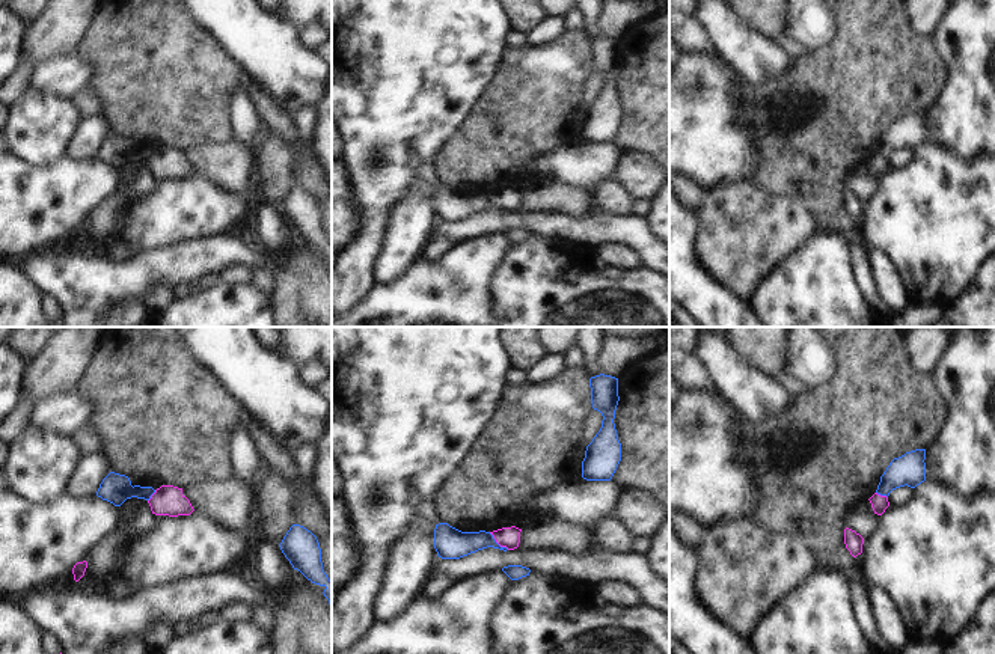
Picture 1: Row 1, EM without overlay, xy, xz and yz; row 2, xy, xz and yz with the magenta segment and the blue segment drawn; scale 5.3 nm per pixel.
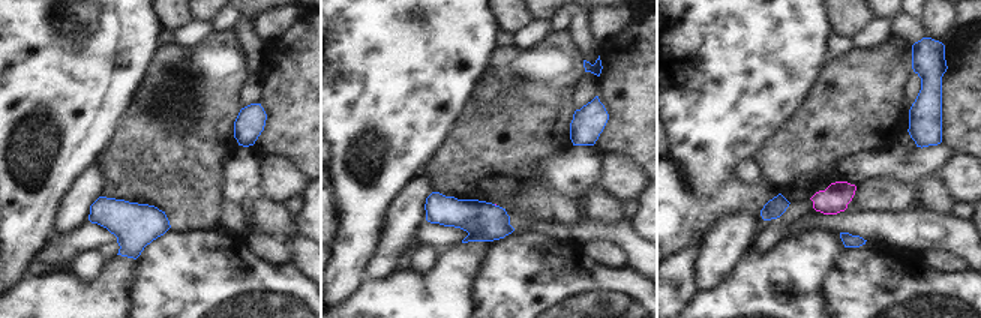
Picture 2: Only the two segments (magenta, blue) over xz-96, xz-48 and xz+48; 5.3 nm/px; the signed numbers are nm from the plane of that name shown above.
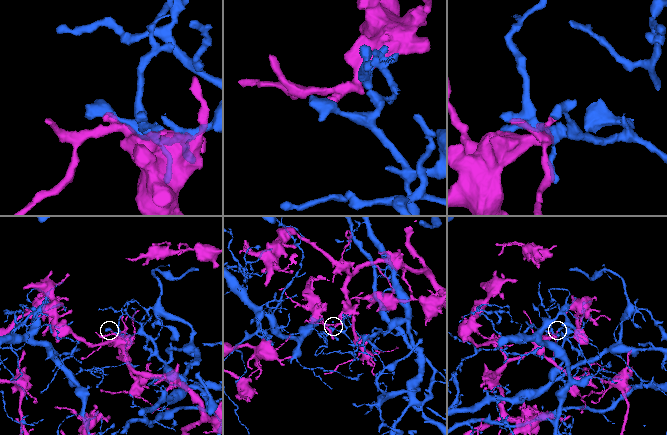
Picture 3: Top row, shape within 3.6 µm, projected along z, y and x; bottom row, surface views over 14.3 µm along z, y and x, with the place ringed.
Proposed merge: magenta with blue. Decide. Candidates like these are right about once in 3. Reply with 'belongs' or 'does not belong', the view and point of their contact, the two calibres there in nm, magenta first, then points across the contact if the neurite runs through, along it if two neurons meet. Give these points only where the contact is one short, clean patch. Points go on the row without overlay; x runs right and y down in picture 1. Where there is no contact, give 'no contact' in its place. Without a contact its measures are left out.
does not belong; contact xz (498, 205); calibres 110 and 160 nm

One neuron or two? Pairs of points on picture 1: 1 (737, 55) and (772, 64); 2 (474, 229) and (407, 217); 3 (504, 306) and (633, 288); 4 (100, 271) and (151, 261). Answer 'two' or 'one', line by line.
1: one
2: two
3: one
4: one

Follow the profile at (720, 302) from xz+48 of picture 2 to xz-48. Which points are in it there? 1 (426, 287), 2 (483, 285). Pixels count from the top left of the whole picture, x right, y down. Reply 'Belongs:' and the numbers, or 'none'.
Belongs: 1

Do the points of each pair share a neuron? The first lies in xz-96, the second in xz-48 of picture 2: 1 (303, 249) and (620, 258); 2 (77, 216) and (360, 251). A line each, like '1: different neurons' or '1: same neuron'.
1: different neurons
2: different neurons

